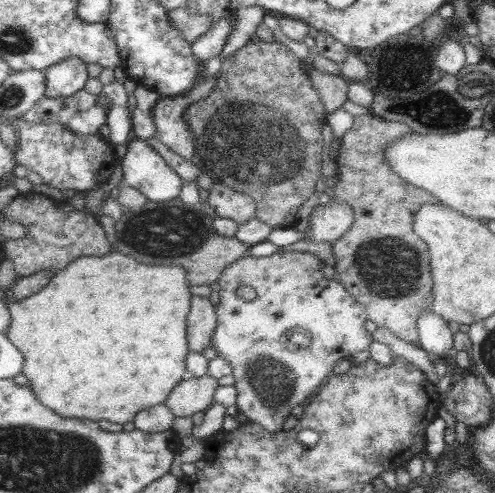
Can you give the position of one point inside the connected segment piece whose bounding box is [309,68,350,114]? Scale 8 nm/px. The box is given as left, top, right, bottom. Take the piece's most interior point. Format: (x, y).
(332, 89)

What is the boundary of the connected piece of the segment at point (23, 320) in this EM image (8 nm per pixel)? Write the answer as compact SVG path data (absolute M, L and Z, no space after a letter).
M116 249L103 257L84 256L72 261L68 268L60 270L42 292L24 300L5 300L13 316L8 337L25 355L26 365L23 374L29 379L31 388L36 391L42 403L52 406L54 410L60 410L60 414L70 418L96 418L96 421L110 420L125 425L127 422L135 422L138 413L143 410L164 404L184 380L192 377L187 366L189 354L192 352L189 341L189 314L192 312L193 301L191 286L189 269L178 264L150 265Z

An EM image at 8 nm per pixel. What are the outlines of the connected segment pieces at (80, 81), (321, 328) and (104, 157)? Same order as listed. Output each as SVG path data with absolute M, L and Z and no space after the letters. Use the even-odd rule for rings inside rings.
M72 57L46 70L48 77L47 96L50 98L71 97L86 88L90 80L88 63L83 58Z
M280 252L271 254L270 256L250 256L247 254L240 257L238 261L232 265L224 268L218 284L220 284L219 303L216 305L216 310L219 313L219 327L215 330L214 334L214 347L218 356L224 358L233 368L232 376L236 379L233 385L237 391L236 406L240 412L243 412L248 420L252 423L259 424L271 433L278 432L286 428L285 420L291 414L291 410L300 404L308 401L312 394L316 394L320 386L328 381L328 377L333 373L334 366L344 359L350 359L353 354L362 351L369 351L373 341L373 336L364 328L364 323L367 320L367 314L364 306L362 306L345 288L342 283L337 280L324 277L322 273L322 262L316 256L309 252ZM240 286L252 286L256 293L254 300L245 300L238 295L238 288ZM292 334L298 334L298 337L304 338L303 342L291 342Z
M18 118L13 123L19 130L16 153L20 164L39 173L45 184L60 190L91 191L106 184L116 170L118 145L114 147L98 134L82 137L62 122L28 122Z

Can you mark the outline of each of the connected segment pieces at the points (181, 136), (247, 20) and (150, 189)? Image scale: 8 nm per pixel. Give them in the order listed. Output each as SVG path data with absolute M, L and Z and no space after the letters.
M217 75L210 76L205 81L198 82L188 95L164 96L155 106L157 137L161 140L162 145L168 146L175 153L198 165L200 163L195 154L195 139L189 123L184 120L184 112L194 101L208 96L216 82Z
M260 6L238 7L235 9L235 25L233 33L227 38L224 48L221 50L223 58L230 57L239 48L255 40L255 32L258 25L263 22L266 9Z
M134 137L123 157L124 183L142 191L150 201L168 202L183 193L185 181L146 140Z

